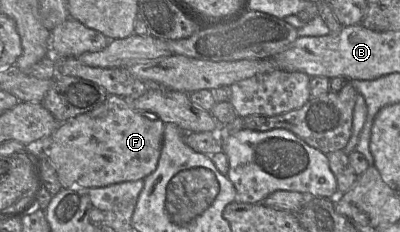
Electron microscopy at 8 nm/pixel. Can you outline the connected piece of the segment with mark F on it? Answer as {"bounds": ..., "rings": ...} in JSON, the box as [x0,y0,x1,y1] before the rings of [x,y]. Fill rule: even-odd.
{"bounds":[38,94,165,188],"rings":[[[109,94],[106,108],[107,114],[103,117],[81,114],[60,123],[51,135],[38,144],[38,149],[53,165],[62,188],[106,187],[125,181],[144,180],[157,168],[165,123],[151,111],[136,111],[128,100],[117,95]]]}

